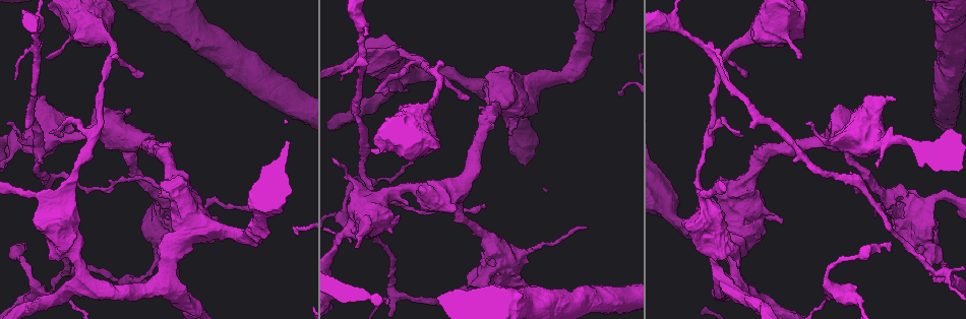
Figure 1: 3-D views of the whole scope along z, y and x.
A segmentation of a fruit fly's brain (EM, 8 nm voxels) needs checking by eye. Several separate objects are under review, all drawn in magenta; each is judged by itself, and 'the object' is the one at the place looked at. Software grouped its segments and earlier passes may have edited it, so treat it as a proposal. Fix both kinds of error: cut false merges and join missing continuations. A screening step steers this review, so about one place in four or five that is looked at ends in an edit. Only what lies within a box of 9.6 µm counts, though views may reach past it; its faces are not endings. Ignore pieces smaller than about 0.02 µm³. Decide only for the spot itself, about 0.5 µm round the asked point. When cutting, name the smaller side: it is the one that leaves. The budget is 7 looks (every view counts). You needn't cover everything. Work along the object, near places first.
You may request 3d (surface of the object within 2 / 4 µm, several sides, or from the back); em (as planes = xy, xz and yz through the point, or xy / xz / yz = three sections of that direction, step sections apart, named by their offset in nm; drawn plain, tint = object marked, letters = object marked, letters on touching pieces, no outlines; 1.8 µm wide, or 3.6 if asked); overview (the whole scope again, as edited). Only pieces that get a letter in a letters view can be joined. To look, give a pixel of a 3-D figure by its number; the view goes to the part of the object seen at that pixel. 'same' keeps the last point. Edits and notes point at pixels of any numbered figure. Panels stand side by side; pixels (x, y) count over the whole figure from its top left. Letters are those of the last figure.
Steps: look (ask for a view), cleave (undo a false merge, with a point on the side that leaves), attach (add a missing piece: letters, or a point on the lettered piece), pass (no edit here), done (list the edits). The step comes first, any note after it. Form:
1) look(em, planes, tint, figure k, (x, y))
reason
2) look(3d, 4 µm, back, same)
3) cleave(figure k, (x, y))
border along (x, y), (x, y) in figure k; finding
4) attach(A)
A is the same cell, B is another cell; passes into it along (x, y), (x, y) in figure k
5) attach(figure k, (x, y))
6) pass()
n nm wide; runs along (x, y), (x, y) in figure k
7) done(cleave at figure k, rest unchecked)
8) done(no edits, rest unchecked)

look(3d, 4 µm, back, figure 1, (442, 63))

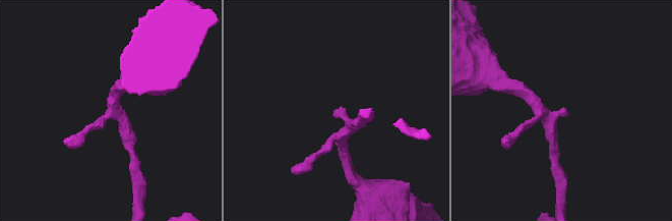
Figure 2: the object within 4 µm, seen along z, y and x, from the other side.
look(em, planes, plain, figure 2, (335, 112))

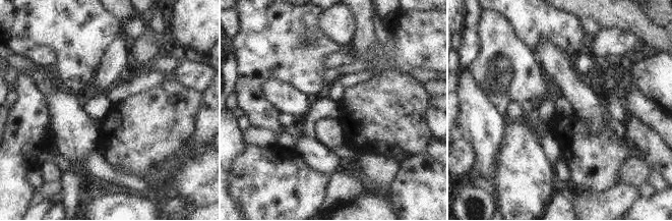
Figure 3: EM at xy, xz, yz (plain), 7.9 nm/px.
look(em, planes, letters, same)

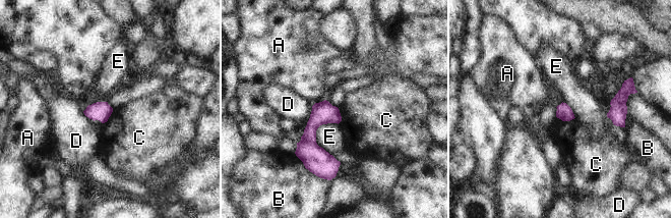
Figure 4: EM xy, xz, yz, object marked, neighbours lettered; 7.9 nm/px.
pass()
A, B, C, D and E are other cells; border along (556, 116), (562, 120), (574, 118) in figure 4; no lettered piece goes on from it

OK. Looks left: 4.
look(em, planes, letters, figure 1, (890, 249))
an open end

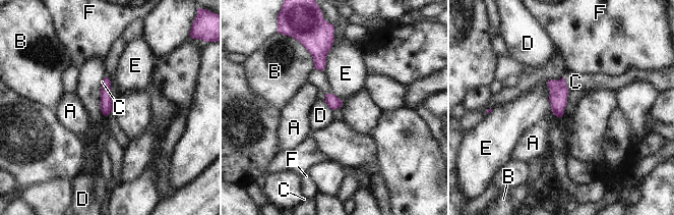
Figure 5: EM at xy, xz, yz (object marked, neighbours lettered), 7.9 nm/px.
attach(C)
100 nm wide; C is the same cell, A, B, D, E and F are other cells; passes into it along (558, 89), (566, 85), (575, 82) in figure 5; it goes on there

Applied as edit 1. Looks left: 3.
look(overview)

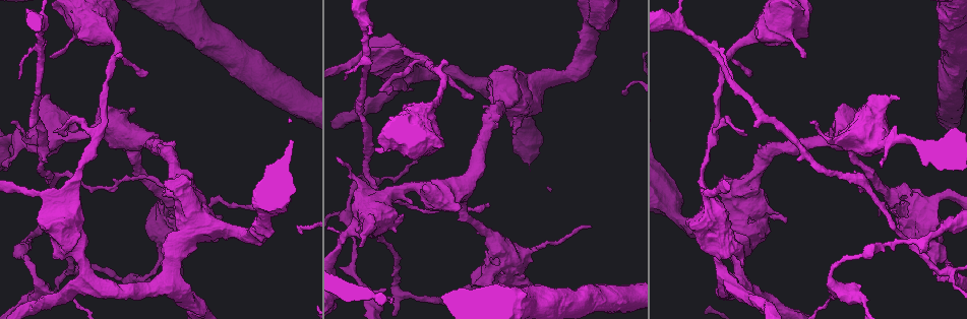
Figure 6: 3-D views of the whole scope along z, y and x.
look(em, planes, letters, figure 6, (160, 259))

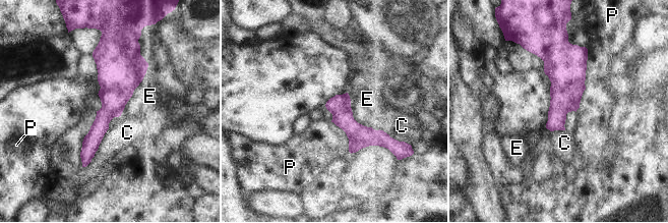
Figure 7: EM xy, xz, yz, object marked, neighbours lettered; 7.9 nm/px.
pass()
C, E and P are other cells; runs along (102, 48), (110, 109), (84, 163) in figure 7; one neuron here

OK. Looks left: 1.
done(attach at figure 5, rest unchecked)

